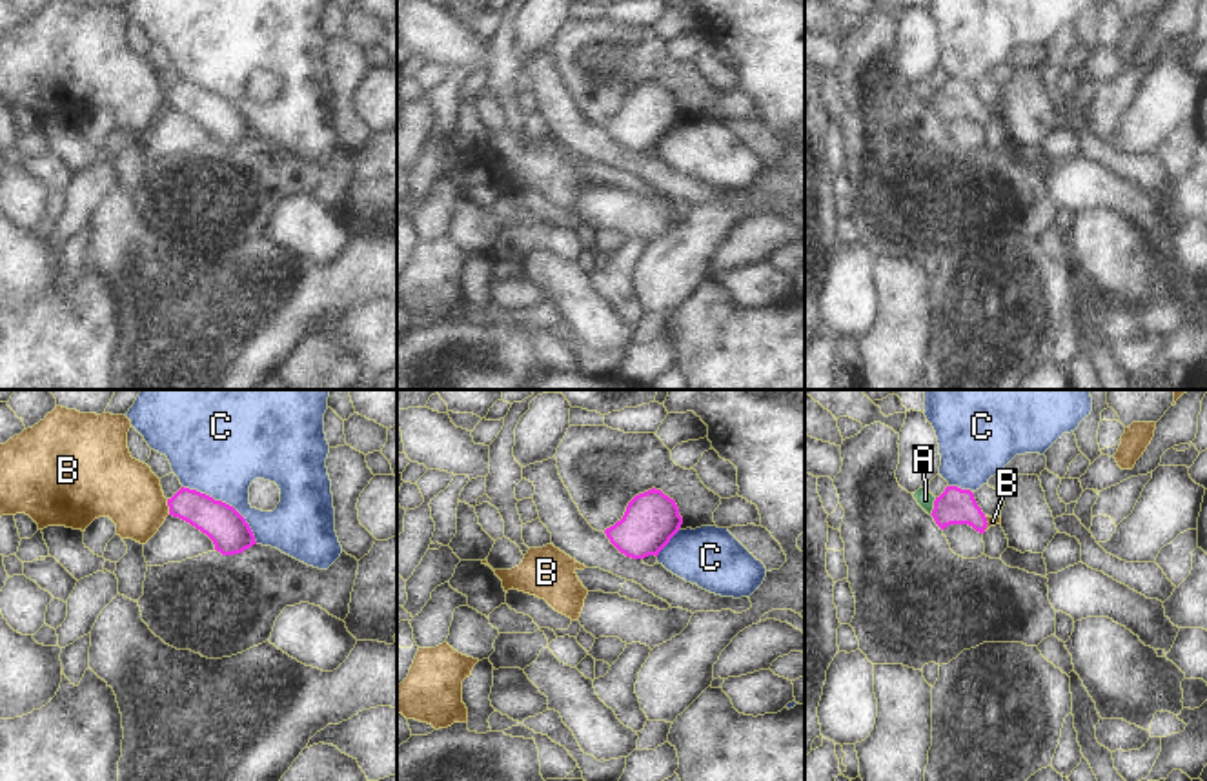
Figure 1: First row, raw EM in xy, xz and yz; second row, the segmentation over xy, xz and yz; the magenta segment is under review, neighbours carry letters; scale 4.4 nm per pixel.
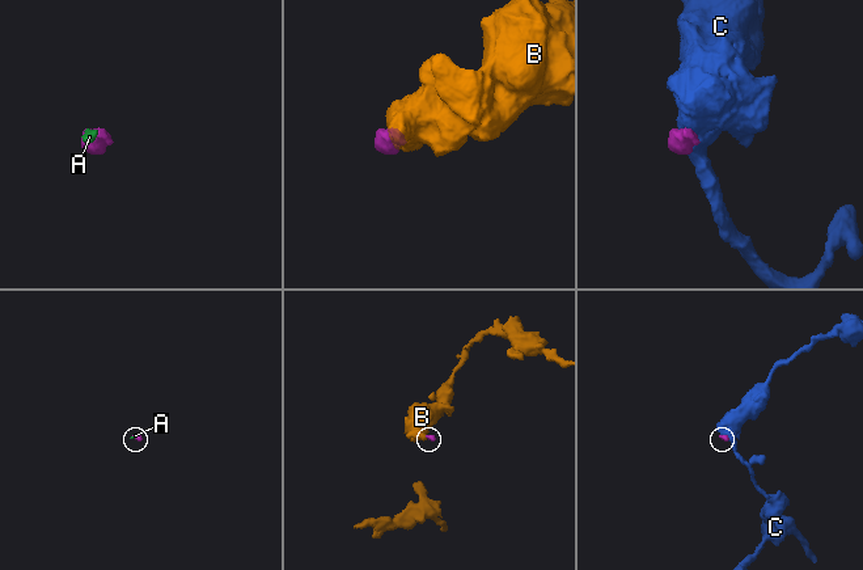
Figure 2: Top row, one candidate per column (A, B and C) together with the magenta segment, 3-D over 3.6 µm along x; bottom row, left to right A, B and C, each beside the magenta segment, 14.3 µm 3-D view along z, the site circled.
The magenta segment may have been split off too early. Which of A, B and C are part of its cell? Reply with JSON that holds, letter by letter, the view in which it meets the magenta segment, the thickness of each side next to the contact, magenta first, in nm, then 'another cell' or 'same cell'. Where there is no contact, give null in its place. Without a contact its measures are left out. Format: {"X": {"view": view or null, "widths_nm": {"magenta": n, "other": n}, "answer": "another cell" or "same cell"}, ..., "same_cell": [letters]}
{"A": {"view": "yz", "widths_nm": {"magenta": 160, "other": 80}, "answer": "another cell"}, "B": {"view": "xy", "widths_nm": {"magenta": 170, "other": 280}, "answer": "same cell"}, "C": {"view": "xy", "widths_nm": {"magenta": 170, "other": 380}, "answer": "another cell"}, "same_cell": ["B"]}

